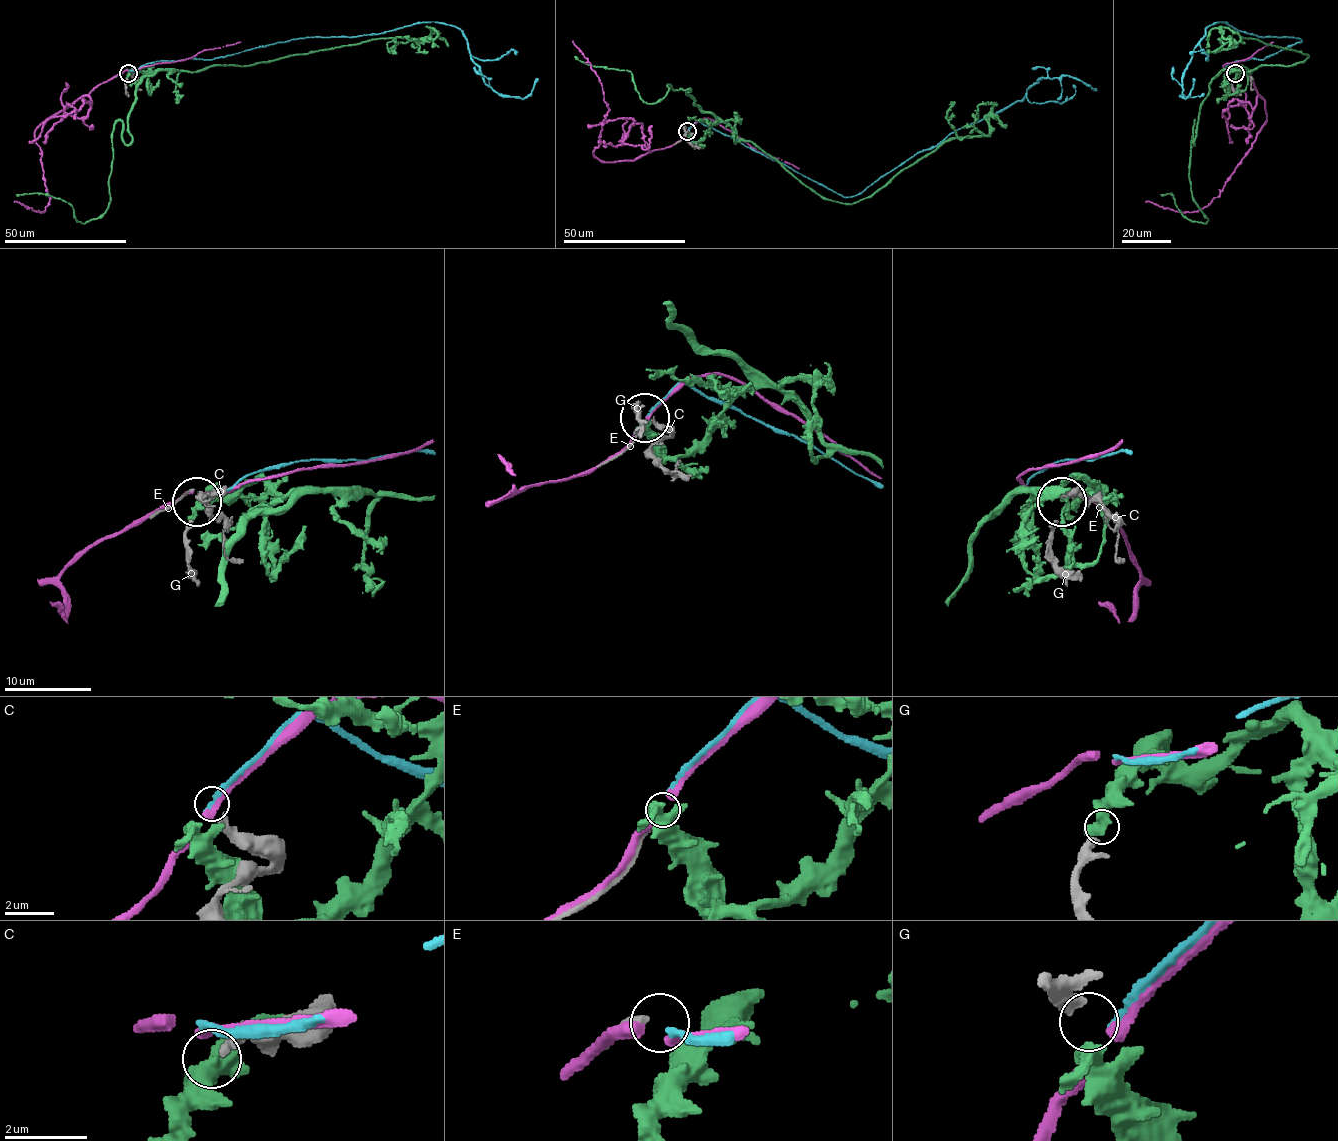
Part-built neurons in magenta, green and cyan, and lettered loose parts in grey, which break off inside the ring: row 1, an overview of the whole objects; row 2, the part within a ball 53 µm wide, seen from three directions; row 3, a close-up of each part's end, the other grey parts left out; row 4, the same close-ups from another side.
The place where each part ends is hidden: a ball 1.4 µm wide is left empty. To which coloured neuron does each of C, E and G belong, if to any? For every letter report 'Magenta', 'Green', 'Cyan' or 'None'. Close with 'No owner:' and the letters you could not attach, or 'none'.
C: None
E: Cyan
G: Green
No owner: C

